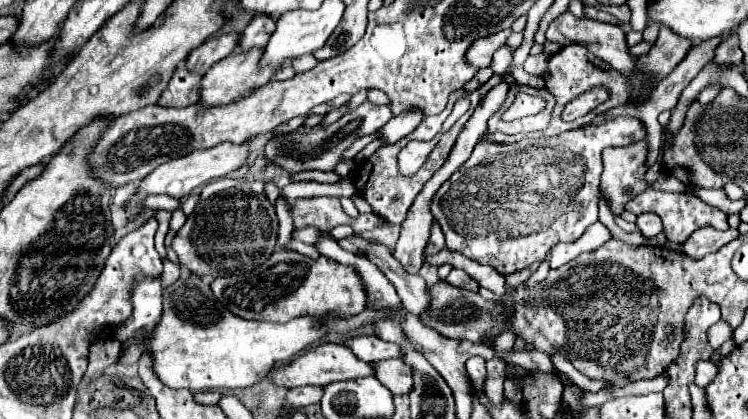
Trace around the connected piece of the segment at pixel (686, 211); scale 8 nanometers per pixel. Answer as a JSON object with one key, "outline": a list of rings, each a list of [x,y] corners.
{"outline":[[[648,188],[642,194],[634,196],[632,202],[626,202],[626,210],[630,210],[637,216],[644,212],[656,212],[664,222],[666,238],[674,244],[684,244],[684,240],[688,240],[688,236],[694,230],[704,226],[710,226],[721,231],[726,231],[729,228],[727,214],[714,208],[714,206],[710,206],[710,204],[706,204],[706,202],[702,202],[696,196],[690,196],[690,194],[672,194],[672,192]]]}

